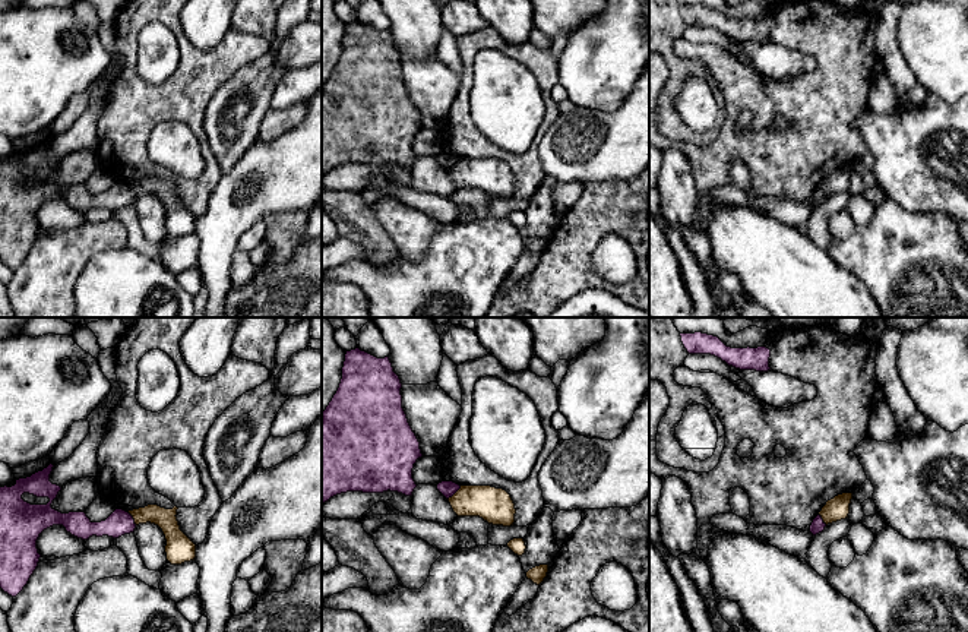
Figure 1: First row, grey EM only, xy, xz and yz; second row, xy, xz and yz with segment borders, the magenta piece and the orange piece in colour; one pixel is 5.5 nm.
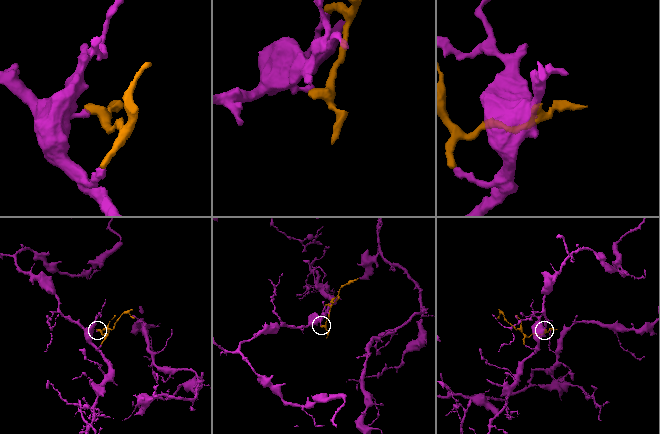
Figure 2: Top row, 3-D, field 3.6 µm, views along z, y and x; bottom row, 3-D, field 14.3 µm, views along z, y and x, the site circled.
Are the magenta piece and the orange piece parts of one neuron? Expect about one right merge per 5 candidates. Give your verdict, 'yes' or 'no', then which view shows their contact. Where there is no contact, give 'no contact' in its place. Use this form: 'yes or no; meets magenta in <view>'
no; meets magenta in xz

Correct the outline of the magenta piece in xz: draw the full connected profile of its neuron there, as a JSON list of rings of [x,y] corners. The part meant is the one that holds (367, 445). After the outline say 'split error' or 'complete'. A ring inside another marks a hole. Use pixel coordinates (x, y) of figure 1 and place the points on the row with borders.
[[[360,348],[347,351],[339,388],[322,413],[322,505],[347,492],[383,493],[390,490],[412,496],[417,487],[412,468],[423,454],[402,408],[401,388],[401,379],[393,372],[389,357],[377,358]]]; complete

